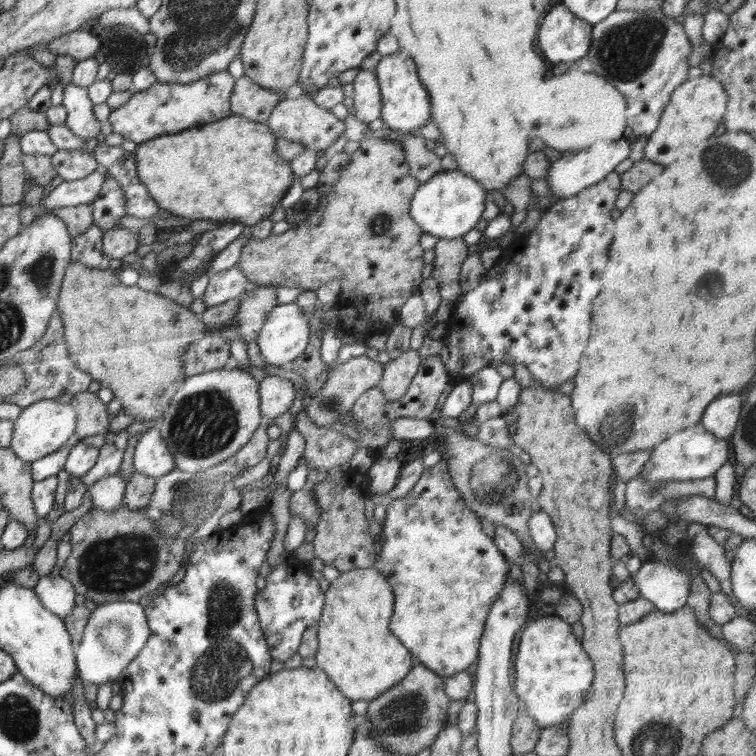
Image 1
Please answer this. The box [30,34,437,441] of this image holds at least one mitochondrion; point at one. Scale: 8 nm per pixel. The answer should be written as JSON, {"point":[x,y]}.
{"point":[130,50]}

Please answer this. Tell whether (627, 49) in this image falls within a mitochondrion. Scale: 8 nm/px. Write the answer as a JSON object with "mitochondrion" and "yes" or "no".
{"mitochondrion":"yes"}

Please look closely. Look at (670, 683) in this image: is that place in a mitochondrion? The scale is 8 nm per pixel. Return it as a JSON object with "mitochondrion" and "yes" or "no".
{"mitochondrion":"no"}

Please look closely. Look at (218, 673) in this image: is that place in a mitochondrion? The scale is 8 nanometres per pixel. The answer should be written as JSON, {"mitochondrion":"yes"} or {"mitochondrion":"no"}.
{"mitochondrion":"yes"}

